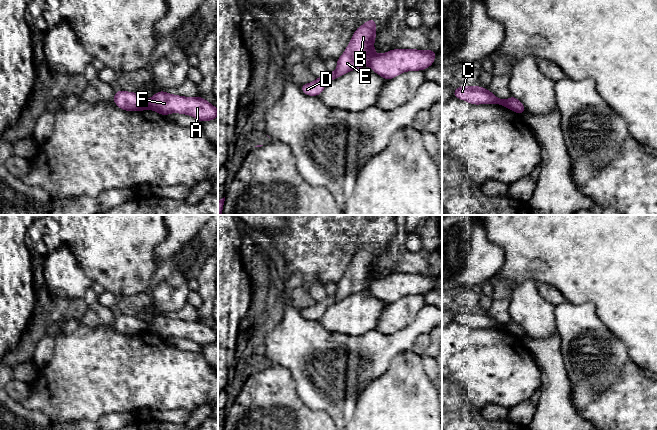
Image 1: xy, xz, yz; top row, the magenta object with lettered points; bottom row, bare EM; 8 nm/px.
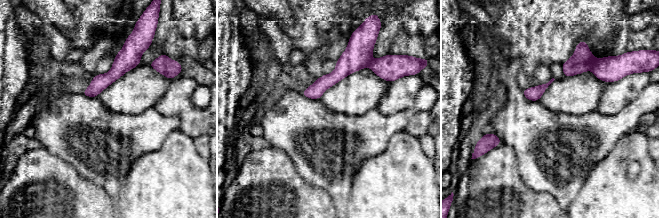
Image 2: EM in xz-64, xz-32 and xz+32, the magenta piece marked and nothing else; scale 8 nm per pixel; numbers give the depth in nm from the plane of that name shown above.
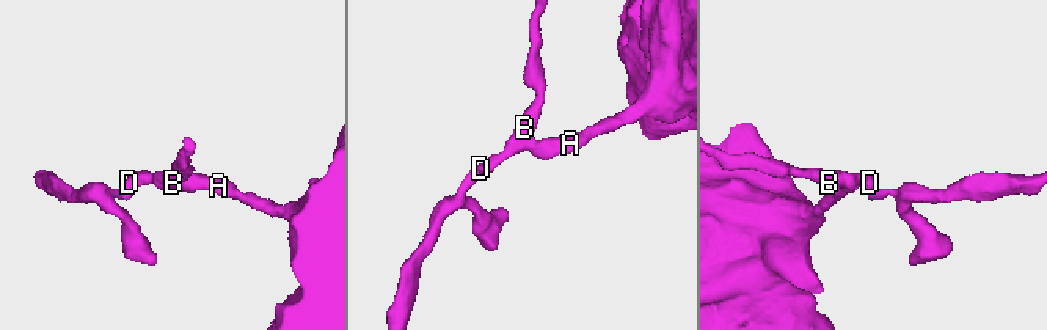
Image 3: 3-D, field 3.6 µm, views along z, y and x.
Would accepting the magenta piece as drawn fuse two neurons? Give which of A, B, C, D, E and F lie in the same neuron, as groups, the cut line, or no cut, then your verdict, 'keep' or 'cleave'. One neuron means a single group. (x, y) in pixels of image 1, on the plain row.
groups A F / B C D E; cut xz (375, 277), (368, 288); cleave

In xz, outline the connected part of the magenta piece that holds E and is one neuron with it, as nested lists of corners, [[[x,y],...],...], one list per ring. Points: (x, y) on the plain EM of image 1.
[[[367,244],[358,251],[344,277],[337,283],[337,292],[334,296],[327,296],[315,305],[301,309],[301,314],[308,320],[319,320],[326,309],[346,297],[368,290],[374,281],[376,264],[376,245]]]

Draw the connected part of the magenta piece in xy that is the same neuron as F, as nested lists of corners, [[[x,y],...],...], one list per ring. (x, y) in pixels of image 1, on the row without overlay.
[[[158,315],[148,326],[148,333],[163,340],[170,337],[186,338],[200,346],[216,344],[218,340],[218,333],[203,321],[185,321]]]

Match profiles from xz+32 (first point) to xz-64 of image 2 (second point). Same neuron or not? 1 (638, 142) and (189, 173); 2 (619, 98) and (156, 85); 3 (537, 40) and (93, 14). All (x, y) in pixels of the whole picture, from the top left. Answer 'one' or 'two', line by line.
1: one
2: two
3: one

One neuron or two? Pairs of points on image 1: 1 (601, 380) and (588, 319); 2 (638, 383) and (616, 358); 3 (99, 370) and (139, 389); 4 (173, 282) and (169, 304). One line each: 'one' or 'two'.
1: one
2: two
3: one
4: one

